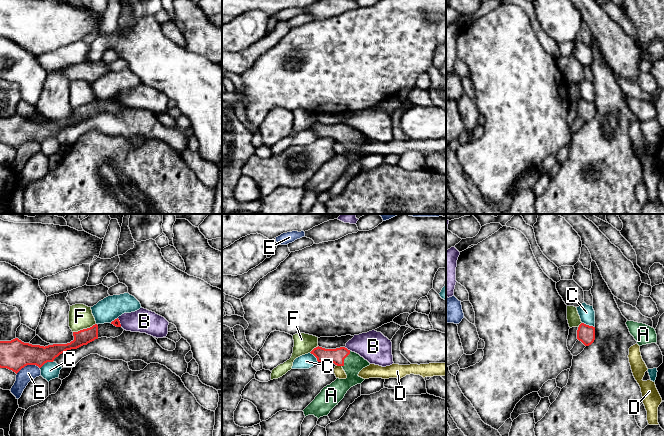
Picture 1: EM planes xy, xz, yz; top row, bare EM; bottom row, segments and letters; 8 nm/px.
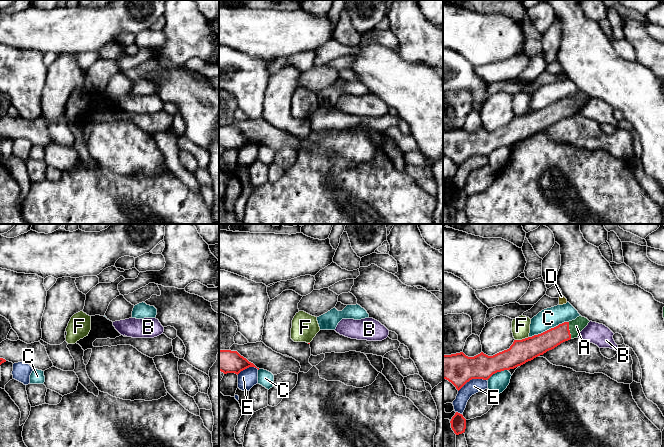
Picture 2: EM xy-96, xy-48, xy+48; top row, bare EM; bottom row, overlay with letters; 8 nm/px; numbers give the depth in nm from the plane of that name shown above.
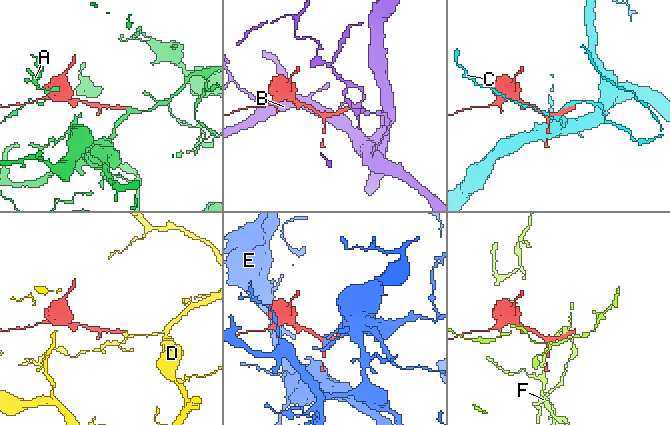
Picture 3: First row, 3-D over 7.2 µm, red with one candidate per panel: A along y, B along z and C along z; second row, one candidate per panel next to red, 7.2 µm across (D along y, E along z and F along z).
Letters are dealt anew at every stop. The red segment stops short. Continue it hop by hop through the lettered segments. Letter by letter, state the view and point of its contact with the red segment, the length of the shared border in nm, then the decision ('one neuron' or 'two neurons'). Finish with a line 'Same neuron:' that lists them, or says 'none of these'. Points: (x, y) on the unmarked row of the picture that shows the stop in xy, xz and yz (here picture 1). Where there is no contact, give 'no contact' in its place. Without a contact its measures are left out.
A: xz (344, 134) | 140 nm | one neuron
B: xz (346, 124) | 60 nm | two neurons
C: xy (46, 138) | 120 nm | two neurons
D: xz (339, 141) | 50 nm | two neurons
E: xy (27, 140) | 200 nm | two neurons
F: xy (84, 105) | 200 nm | two neurons
Same neuron: A

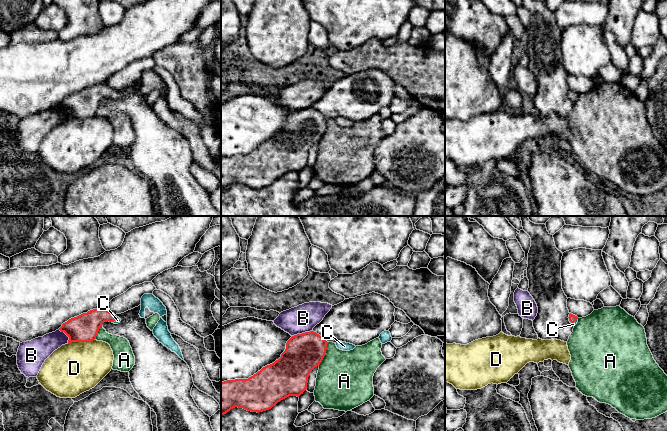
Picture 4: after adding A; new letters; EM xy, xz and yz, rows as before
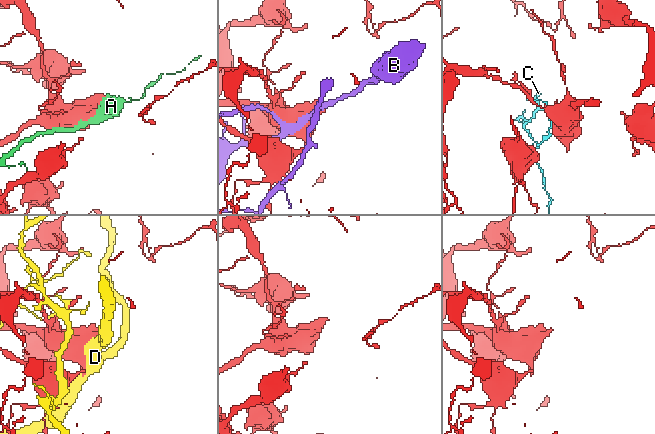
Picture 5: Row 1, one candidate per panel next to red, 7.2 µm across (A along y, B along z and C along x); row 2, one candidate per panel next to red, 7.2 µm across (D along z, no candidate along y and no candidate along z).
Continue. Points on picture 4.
A: xz (324, 130) | 200 nm | two neurons
B: xz (302, 109) | 170 nm | two neurons
C: yz (573, 98) | 70 nm | one neuron
D: xy (81, 117) | 220 nm | two neurons
Same neuron: C

